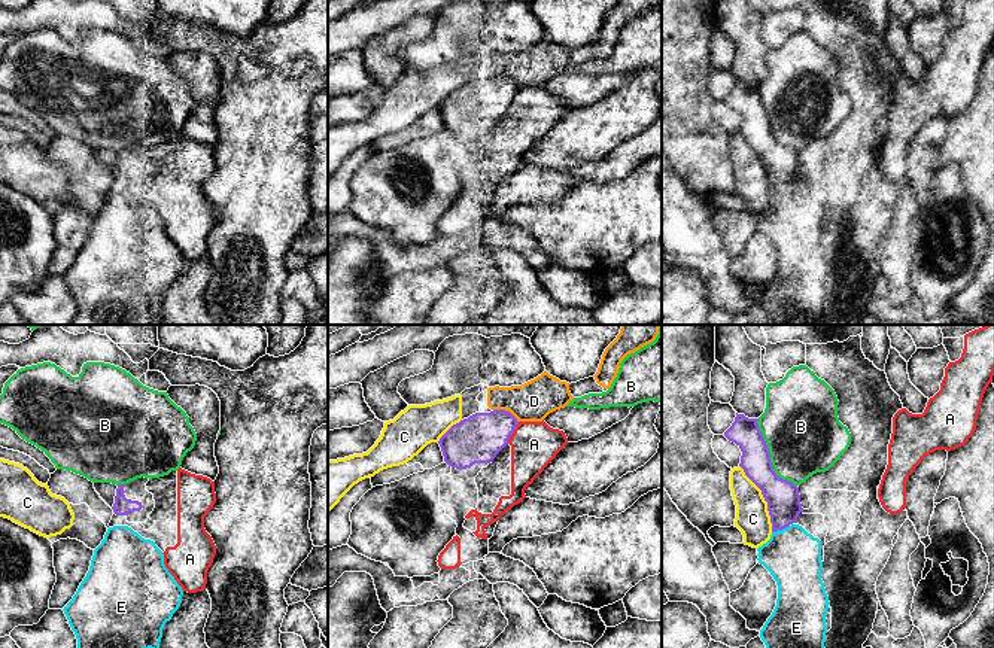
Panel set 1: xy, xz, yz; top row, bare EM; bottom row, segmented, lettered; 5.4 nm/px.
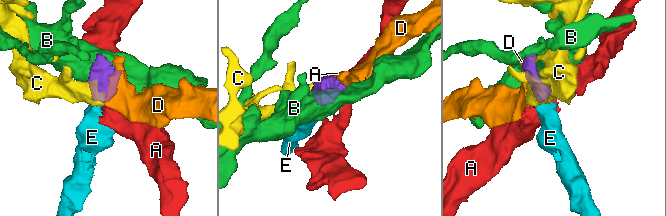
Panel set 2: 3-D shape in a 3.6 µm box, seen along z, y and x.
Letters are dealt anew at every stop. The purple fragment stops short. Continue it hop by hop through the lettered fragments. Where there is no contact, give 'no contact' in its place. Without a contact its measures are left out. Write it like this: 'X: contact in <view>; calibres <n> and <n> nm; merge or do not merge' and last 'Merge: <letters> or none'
A: contact in xz; calibres 260 and 260 nm; do not merge
B: contact in yz; calibres 180 and 420 nm; do not merge
C: contact in yz; calibres 180 and 180 nm; do not merge
D: contact in xz; calibres 260 and 220 nm; do not merge
E: contact in yz; calibres 180 and 300 nm; merge
Merge: E

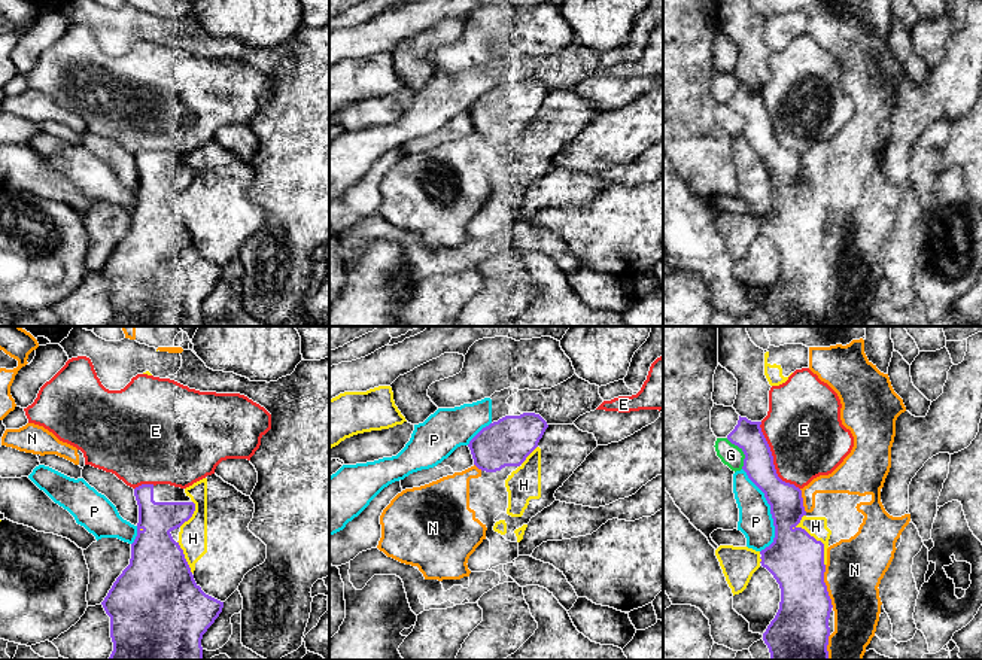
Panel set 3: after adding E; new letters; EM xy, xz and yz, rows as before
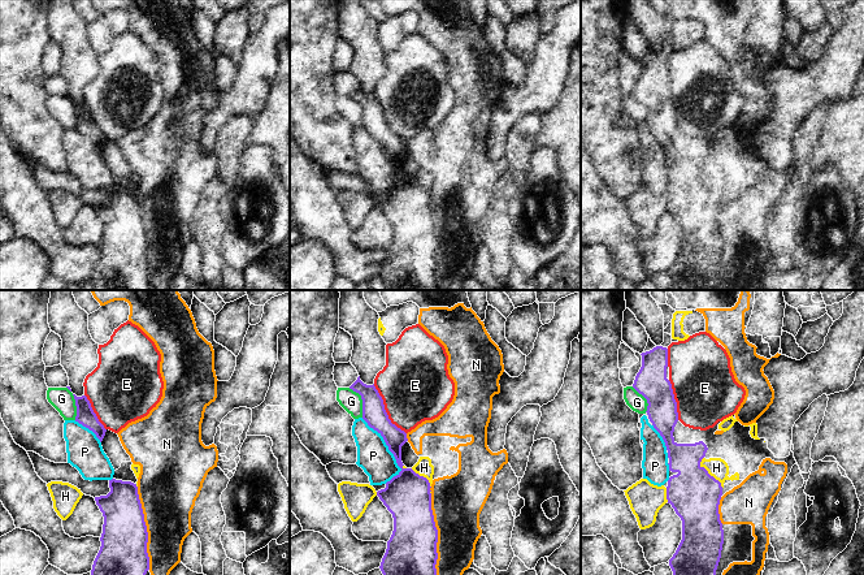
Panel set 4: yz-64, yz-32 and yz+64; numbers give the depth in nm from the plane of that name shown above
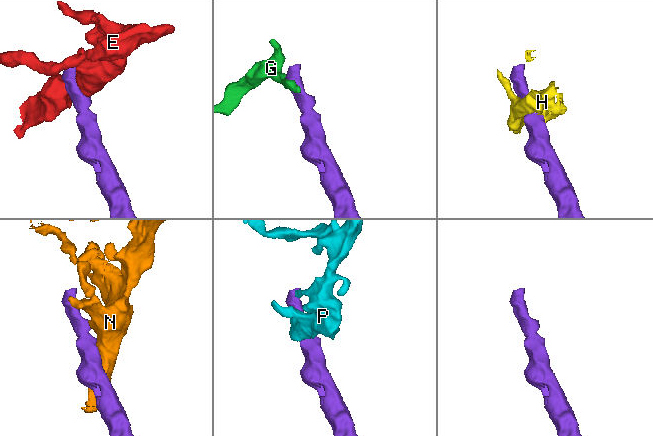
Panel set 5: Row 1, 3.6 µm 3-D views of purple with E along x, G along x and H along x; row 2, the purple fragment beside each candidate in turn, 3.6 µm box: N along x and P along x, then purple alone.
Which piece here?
E: contact in yz; calibres 180 and 420 nm; do not merge
G: contact in yz; calibres 160 and 120 nm; do not merge
H: contact in yz; calibres 300 and 110 nm; do not merge
N: contact in yz; calibres 300 and 300 nm; do not merge
P: contact in yz; calibres 260 and 180 nm; do not merge
Merge: none

